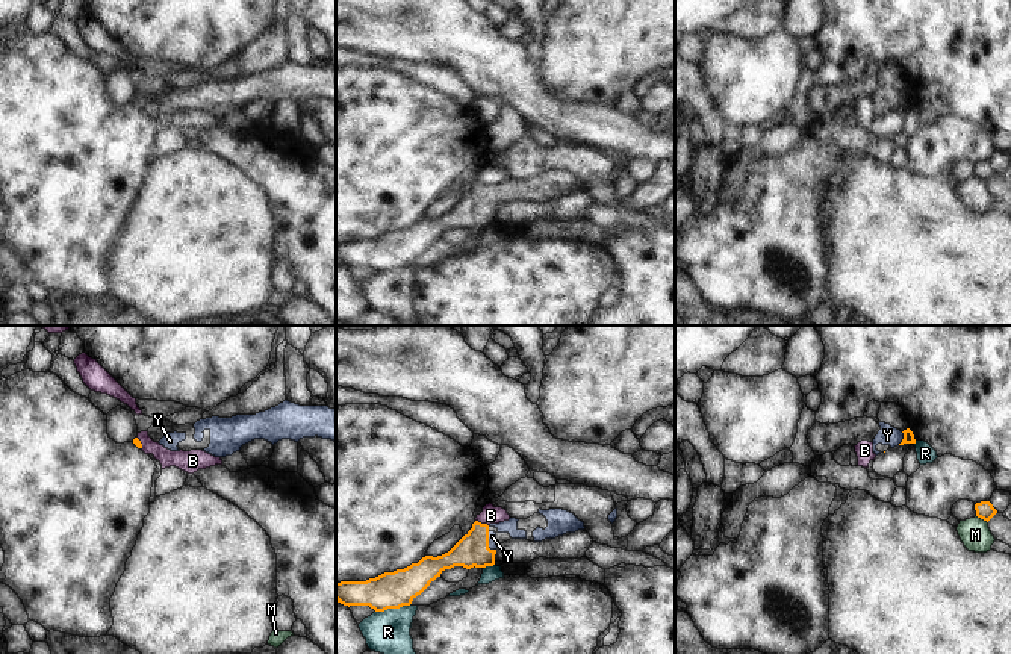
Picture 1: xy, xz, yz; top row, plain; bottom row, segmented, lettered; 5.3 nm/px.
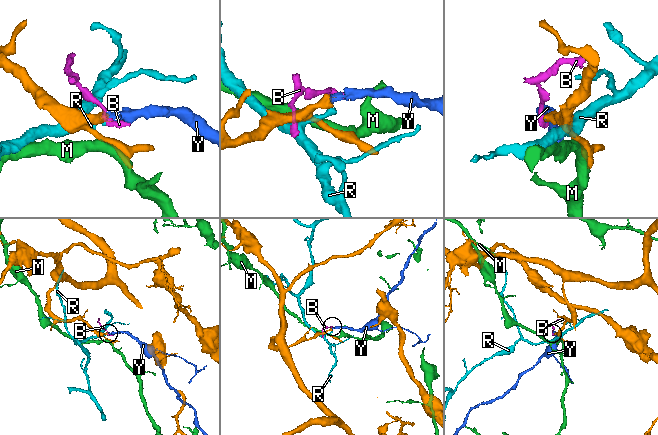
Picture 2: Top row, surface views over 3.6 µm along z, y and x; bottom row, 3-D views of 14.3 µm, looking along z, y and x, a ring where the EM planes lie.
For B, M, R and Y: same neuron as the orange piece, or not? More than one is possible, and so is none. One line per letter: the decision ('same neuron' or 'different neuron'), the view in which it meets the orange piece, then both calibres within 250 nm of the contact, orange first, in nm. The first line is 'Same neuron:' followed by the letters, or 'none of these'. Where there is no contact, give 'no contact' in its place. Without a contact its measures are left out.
Same neuron: Y
B: different neuron | xz | 180/100 nm
M: different neuron | yz | 90/160 nm
R: different neuron | xz | 190/220 nm
Y: same neuron | xz | 180/50 nm

